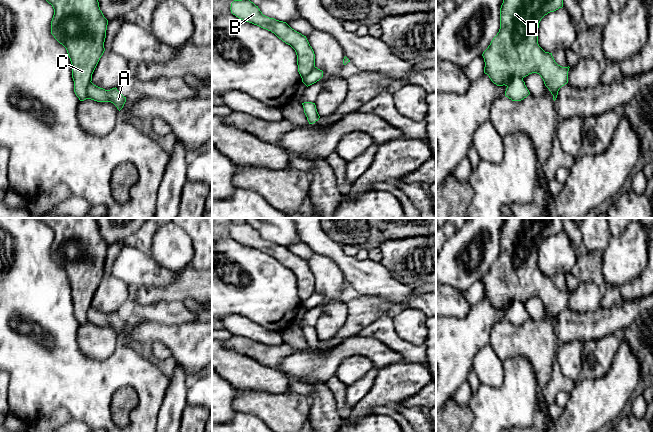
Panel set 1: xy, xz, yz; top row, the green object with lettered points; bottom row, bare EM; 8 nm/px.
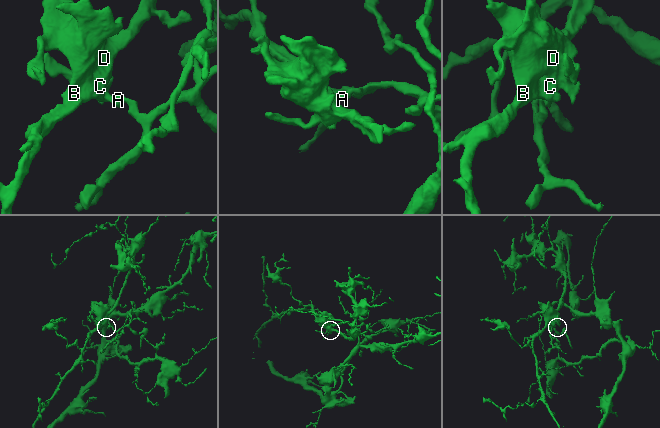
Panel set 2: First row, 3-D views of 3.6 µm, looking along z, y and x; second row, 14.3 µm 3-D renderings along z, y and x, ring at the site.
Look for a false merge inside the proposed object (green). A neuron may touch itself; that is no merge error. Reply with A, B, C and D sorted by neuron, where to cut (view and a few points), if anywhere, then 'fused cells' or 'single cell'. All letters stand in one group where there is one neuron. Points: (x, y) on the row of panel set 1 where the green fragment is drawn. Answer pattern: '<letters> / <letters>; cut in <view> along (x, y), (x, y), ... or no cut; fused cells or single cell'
A / B C D; cut in xy along (91, 82), (87, 88), (87, 98); fused cells

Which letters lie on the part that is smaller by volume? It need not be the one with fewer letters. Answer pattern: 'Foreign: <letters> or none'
Foreign: A

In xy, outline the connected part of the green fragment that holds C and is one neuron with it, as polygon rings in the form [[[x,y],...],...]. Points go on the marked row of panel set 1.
[[[46,0],[52,5],[54,15],[51,21],[51,34],[62,44],[72,64],[74,92],[80,101],[88,99],[87,88],[92,74],[103,55],[108,20],[99,7],[98,0]]]

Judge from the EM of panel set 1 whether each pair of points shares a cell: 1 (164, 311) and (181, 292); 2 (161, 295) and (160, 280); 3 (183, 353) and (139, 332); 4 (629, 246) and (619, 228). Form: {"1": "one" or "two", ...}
{"1": "two", "2": "two", "3": "one", "4": "two"}

